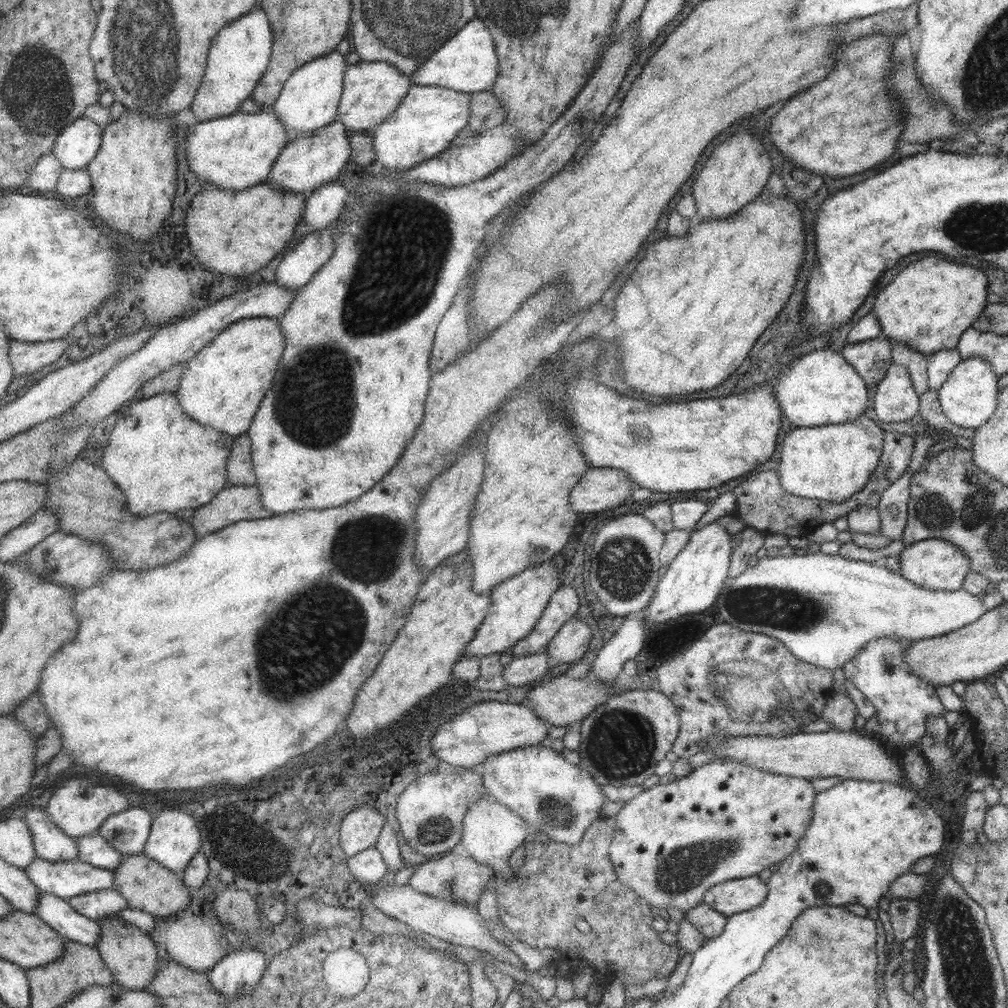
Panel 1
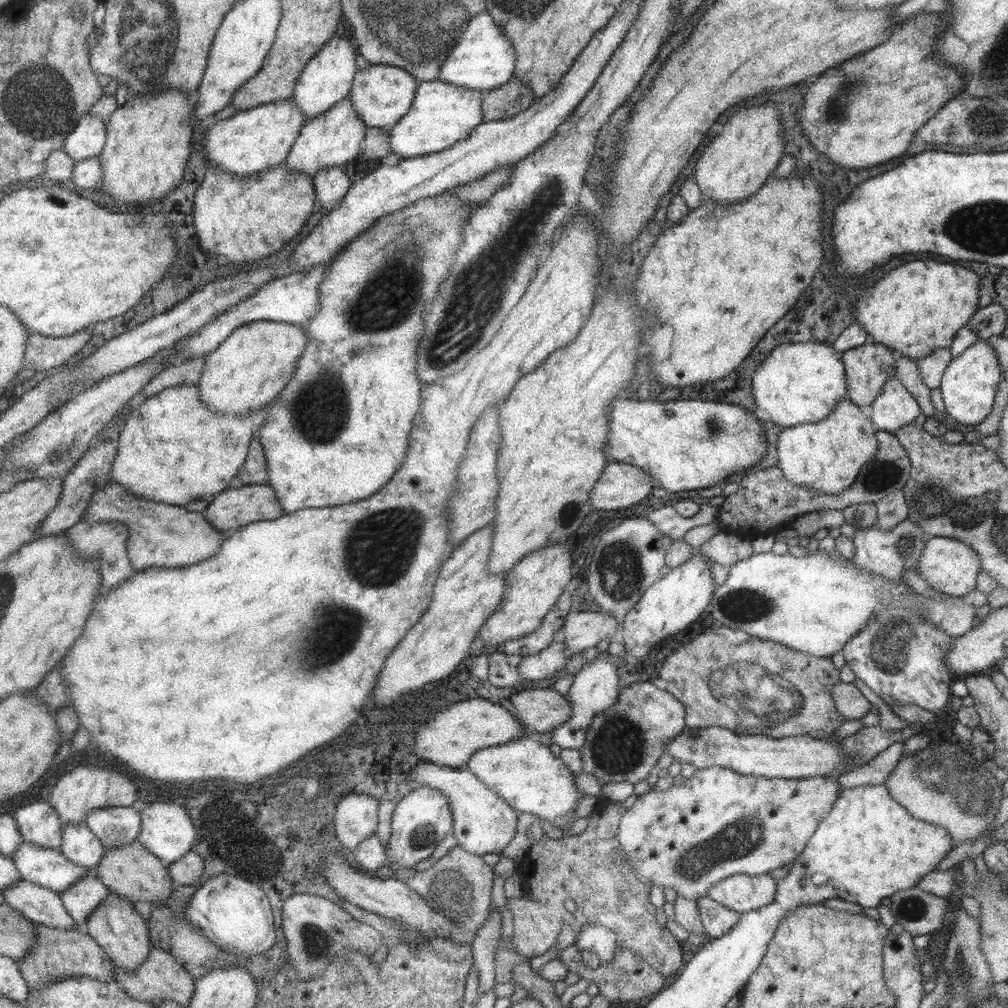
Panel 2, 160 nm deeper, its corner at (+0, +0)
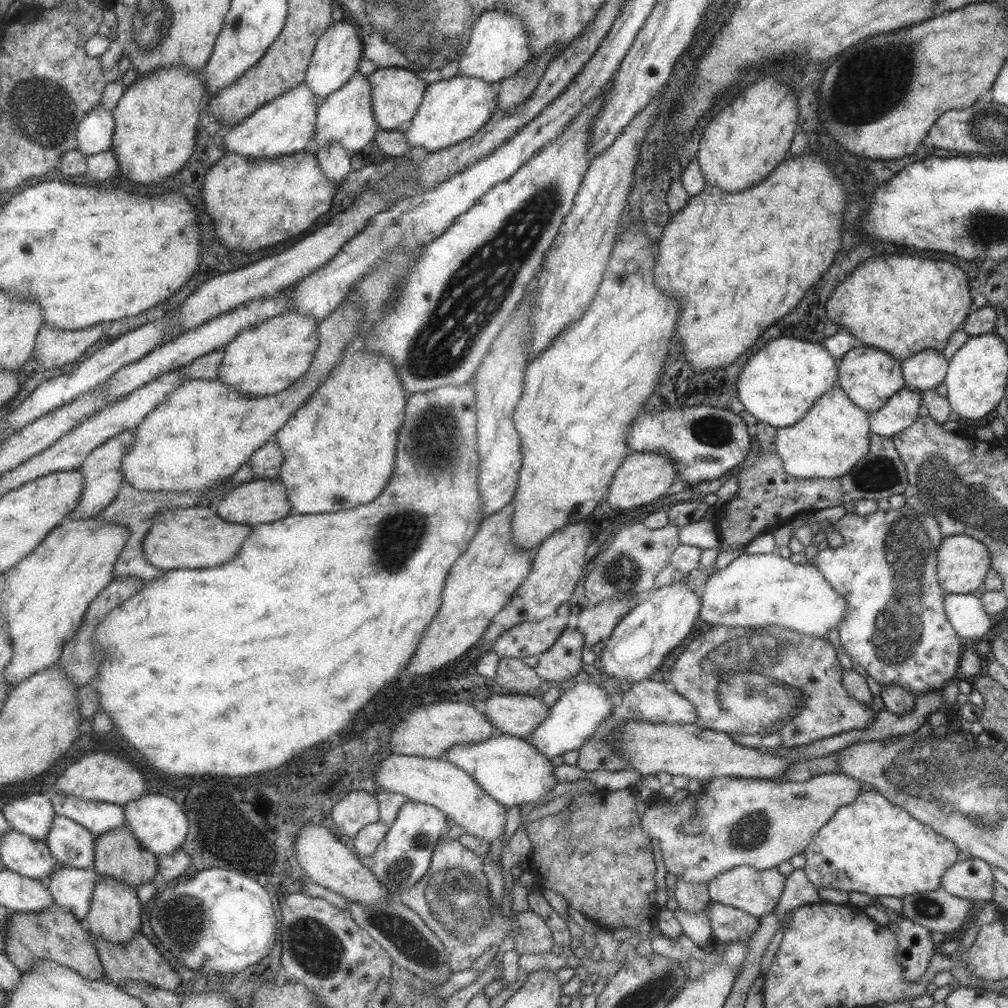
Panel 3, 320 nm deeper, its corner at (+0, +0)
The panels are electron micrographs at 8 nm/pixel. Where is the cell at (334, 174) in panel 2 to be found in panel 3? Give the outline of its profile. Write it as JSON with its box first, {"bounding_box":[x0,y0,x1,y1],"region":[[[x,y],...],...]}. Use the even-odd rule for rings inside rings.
{"bounding_box":[316,142,351,186],"region":[[[338,142],[327,143],[316,154],[327,177],[335,186],[341,186],[341,182],[351,174],[351,154],[347,147]]]}

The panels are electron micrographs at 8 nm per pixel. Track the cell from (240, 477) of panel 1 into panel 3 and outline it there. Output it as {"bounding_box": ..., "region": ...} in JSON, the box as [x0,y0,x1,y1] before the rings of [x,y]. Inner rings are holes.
{"bounding_box":[251,439,284,479],"region":[[[271,439],[265,446],[255,452],[251,460],[254,478],[279,479],[284,463],[284,452],[277,440]]]}

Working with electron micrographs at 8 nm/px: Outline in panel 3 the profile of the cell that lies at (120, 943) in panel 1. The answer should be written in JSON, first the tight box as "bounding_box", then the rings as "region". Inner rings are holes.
{"bounding_box":[85,874,143,945],"region":[[[100,874],[98,884],[95,885],[91,910],[85,923],[91,932],[113,943],[124,945],[141,932],[141,914],[143,914],[141,910],[143,910],[143,902],[139,898],[137,888],[118,878]]]}

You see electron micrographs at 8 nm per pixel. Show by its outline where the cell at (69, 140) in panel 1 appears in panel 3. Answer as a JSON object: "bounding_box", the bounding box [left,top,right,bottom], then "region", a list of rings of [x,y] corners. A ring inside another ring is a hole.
{"bounding_box":[78,105,115,156],"region":[[[99,105],[87,114],[78,128],[78,149],[87,156],[111,150],[115,129],[114,111]]]}

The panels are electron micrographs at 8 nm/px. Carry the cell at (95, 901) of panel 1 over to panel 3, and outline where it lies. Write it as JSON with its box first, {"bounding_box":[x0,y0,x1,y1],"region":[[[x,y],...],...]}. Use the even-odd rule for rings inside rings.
{"bounding_box":[45,865,99,922],"region":[[[61,865],[45,880],[55,902],[85,922],[94,900],[99,872],[95,866],[89,869]]]}

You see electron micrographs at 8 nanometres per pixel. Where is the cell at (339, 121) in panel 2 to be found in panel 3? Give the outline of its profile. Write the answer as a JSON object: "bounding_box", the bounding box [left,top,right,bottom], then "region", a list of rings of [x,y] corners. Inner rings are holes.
{"bounding_box":[309,71,381,154],"region":[[[358,71],[341,89],[321,100],[316,128],[316,141],[314,146],[309,148],[309,152],[317,154],[323,145],[338,142],[347,147],[347,150],[350,150],[351,154],[353,154],[357,150],[363,150],[369,142],[376,140],[377,133],[381,128],[375,114],[373,97],[374,90],[370,78]]]}

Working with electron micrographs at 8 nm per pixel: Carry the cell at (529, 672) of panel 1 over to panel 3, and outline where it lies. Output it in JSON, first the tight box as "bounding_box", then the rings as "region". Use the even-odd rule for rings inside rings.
{"bounding_box":[533,629,585,685],"region":[[[563,629],[556,641],[543,653],[538,654],[537,665],[533,672],[542,681],[551,682],[555,685],[565,685],[572,681],[572,678],[580,671],[581,650],[585,647],[583,633],[577,629]]]}

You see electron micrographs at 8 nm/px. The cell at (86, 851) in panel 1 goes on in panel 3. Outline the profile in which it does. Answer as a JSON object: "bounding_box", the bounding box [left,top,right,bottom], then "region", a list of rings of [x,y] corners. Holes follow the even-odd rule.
{"bounding_box":[46,818,97,869],"region":[[[55,818],[46,842],[63,865],[89,869],[96,864],[97,835],[74,819]]]}

